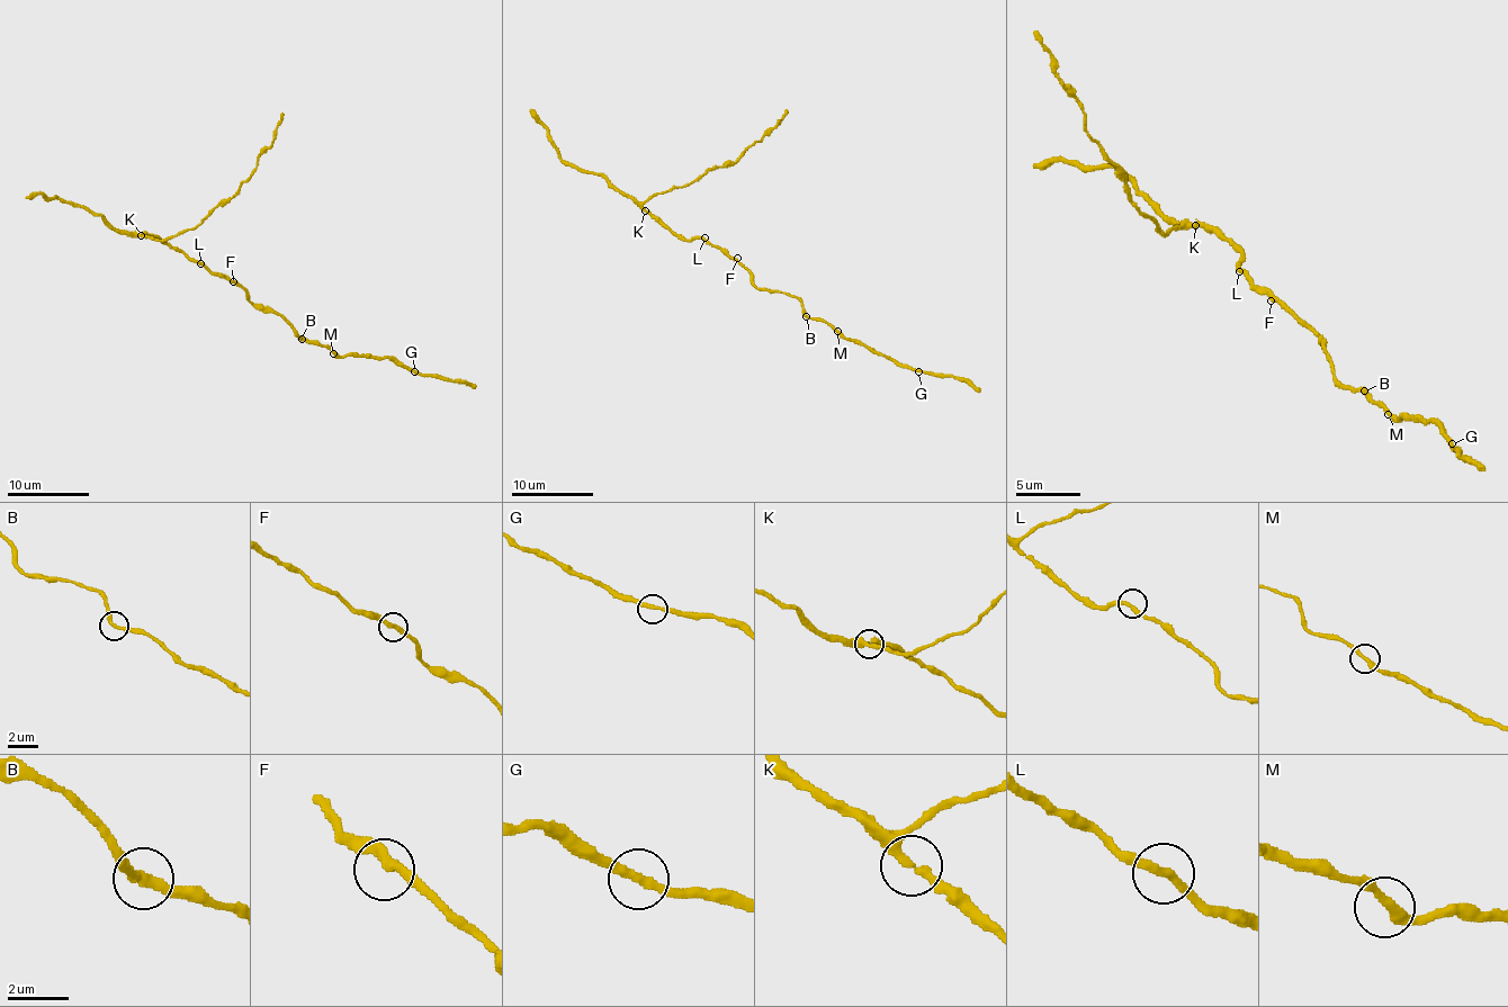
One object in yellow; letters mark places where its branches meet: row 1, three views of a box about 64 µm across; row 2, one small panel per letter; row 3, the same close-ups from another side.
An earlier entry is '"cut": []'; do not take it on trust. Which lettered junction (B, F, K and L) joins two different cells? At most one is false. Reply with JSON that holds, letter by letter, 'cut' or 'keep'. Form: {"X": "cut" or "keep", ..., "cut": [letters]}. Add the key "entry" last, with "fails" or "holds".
{"B": "keep", "F": "keep", "K": "keep", "L": "keep", "cut": [], "entry": "holds"}

